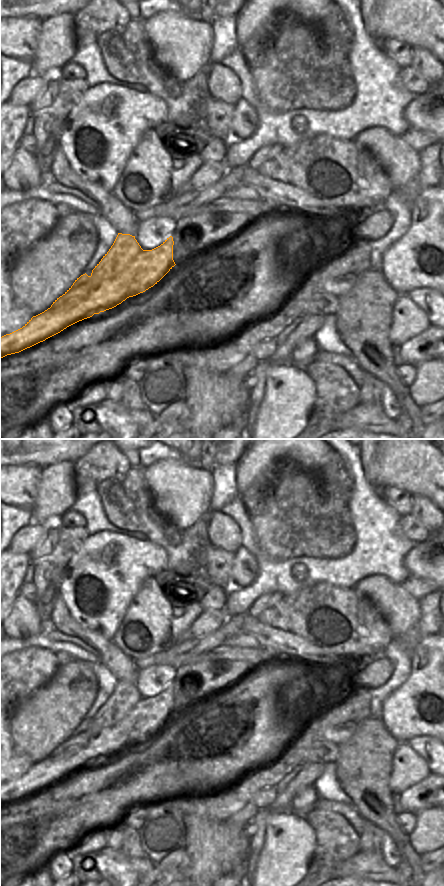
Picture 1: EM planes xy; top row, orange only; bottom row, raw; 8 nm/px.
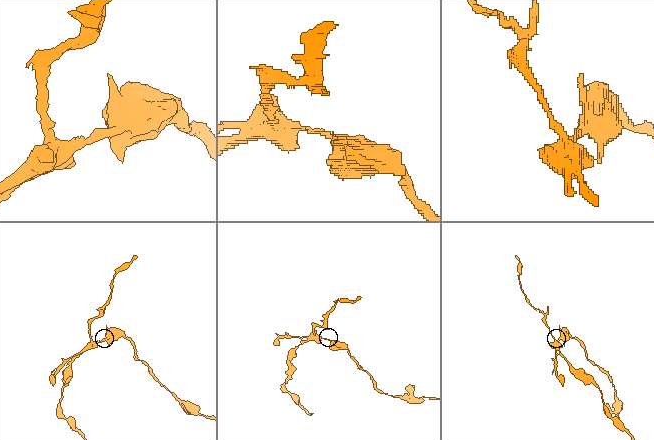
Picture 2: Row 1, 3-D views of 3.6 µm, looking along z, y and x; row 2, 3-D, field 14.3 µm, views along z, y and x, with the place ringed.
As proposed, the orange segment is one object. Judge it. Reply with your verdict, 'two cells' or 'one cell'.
two cells

